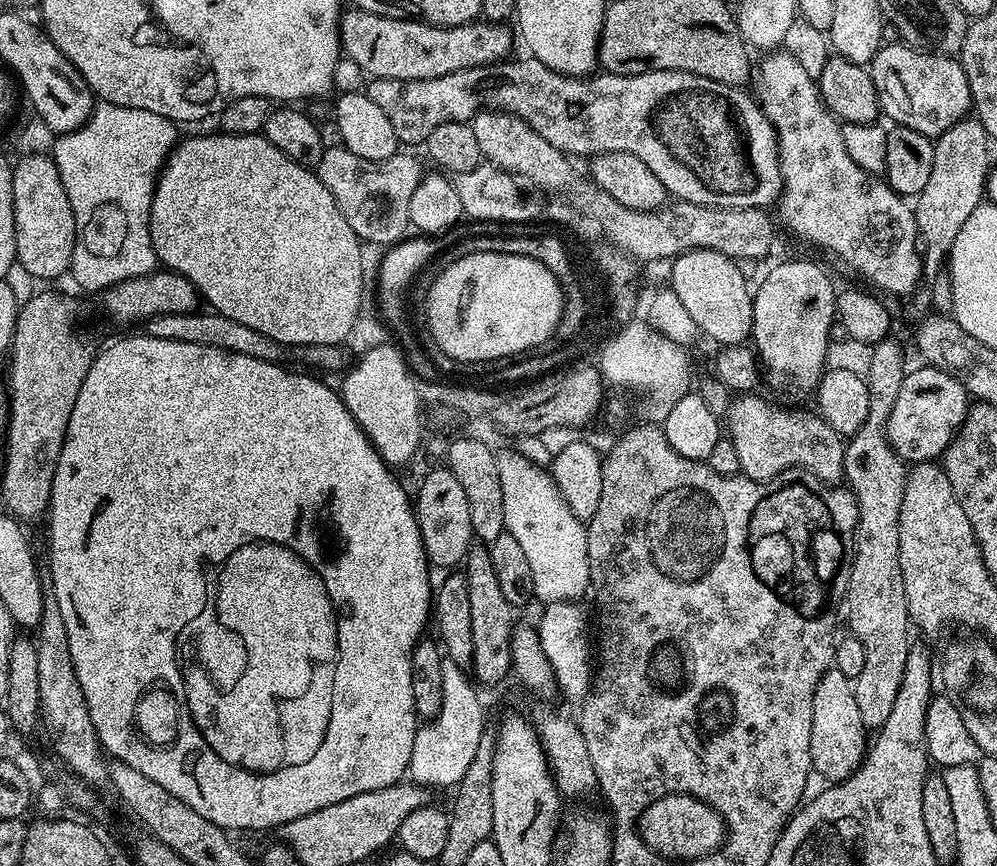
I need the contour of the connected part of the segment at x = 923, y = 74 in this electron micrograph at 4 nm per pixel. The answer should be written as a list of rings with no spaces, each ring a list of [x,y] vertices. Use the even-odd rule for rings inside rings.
[[[903,42],[895,43],[885,43],[876,53],[876,57],[870,65],[872,81],[880,99],[881,113],[885,117],[888,115],[892,119],[891,123],[893,125],[913,128],[924,136],[933,138],[942,135],[946,130],[950,130],[950,126],[954,126],[960,120],[965,119],[972,108],[972,95],[970,94],[970,86],[966,82],[964,68],[960,65],[959,59],[948,54],[937,54],[914,48]]]

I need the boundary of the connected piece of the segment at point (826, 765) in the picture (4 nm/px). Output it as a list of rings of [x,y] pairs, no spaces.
[[[838,670],[828,671],[828,680],[820,680],[814,690],[813,721],[810,727],[810,754],[812,755],[812,772],[820,775],[822,779],[832,784],[841,784],[855,775],[860,765],[866,759],[866,753],[870,748],[869,737],[864,737],[866,727],[855,701],[853,685]]]

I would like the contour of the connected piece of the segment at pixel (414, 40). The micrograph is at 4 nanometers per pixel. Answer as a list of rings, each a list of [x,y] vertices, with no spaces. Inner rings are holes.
[[[352,10],[342,20],[342,44],[352,60],[369,77],[378,80],[421,80],[438,78],[442,74],[464,72],[468,68],[482,68],[503,61],[512,48],[512,32],[504,22],[471,22],[453,28],[438,28],[422,20],[399,20],[393,16],[379,16],[373,12]]]

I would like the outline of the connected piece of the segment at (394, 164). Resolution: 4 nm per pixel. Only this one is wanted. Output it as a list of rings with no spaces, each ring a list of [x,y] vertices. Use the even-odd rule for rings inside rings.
[[[343,146],[326,148],[314,171],[326,190],[334,194],[342,218],[350,222],[350,230],[361,241],[391,246],[405,238],[410,228],[410,194],[416,189],[418,179],[414,157],[397,154],[389,160],[367,160]]]

